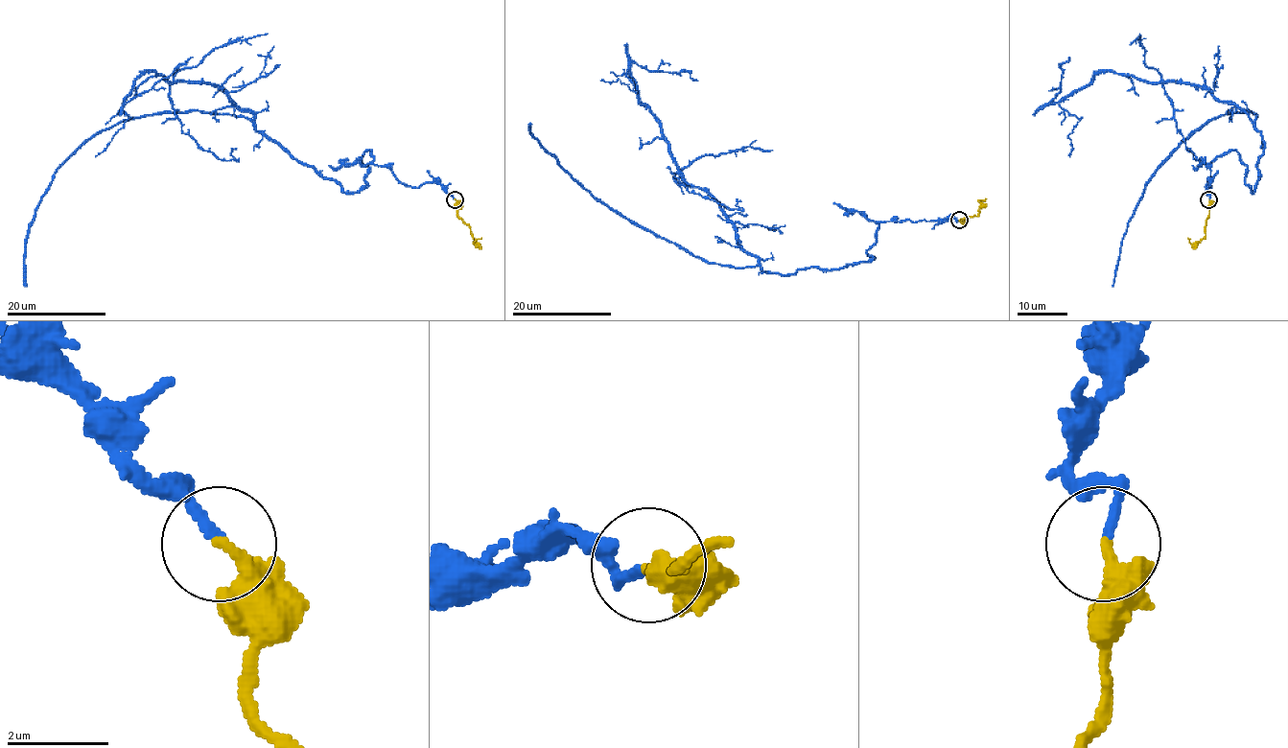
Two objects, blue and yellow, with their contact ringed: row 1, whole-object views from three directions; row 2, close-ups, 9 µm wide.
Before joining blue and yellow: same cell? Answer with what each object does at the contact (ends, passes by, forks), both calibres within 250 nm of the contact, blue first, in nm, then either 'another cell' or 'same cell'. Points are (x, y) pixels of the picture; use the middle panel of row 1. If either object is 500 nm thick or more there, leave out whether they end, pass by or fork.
blue ends; yellow ends; calibres 180 and 260 nm; same cell

